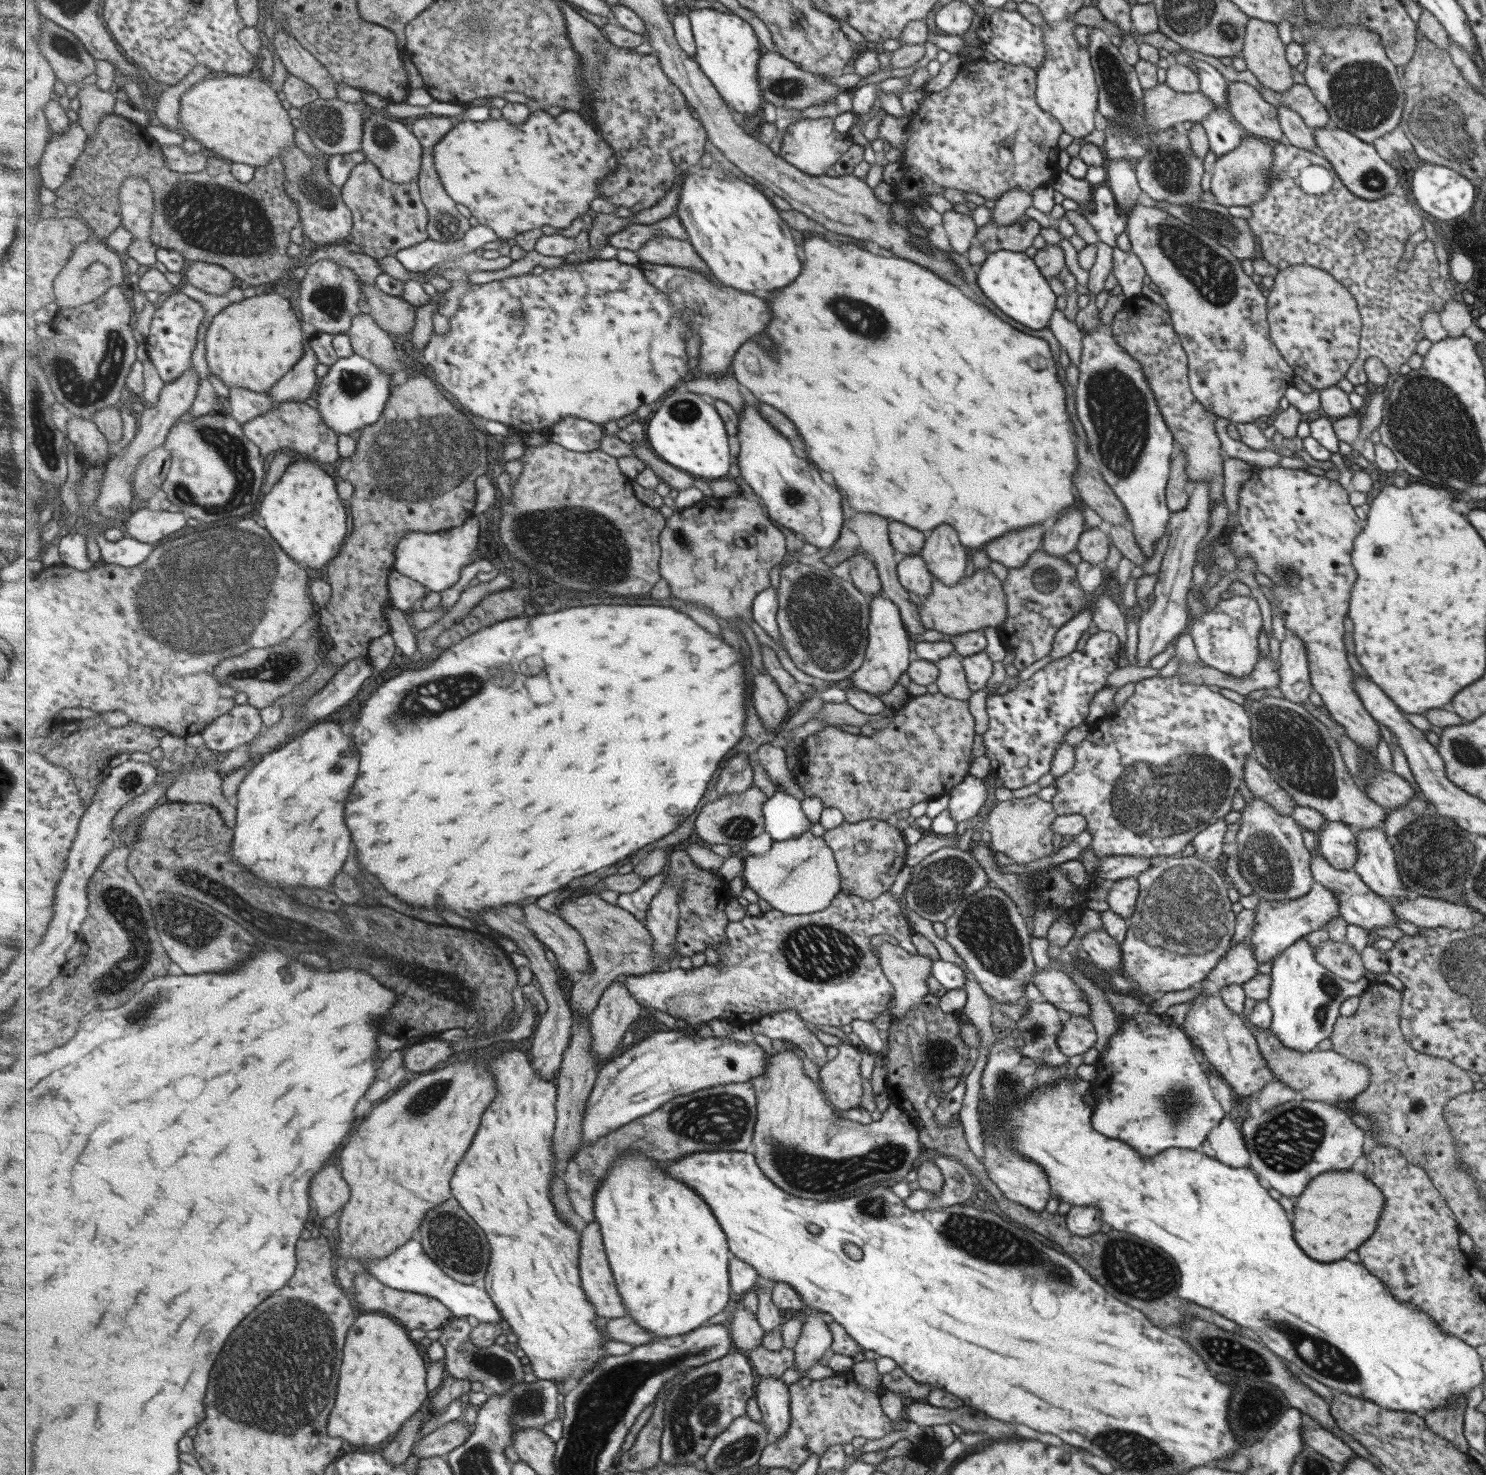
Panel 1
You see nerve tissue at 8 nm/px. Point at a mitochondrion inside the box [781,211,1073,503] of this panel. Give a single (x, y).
(866, 322)

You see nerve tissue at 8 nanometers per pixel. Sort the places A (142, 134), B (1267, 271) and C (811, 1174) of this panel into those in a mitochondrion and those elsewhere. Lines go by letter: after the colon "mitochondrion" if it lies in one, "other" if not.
A: other
B: other
C: mitochondrion

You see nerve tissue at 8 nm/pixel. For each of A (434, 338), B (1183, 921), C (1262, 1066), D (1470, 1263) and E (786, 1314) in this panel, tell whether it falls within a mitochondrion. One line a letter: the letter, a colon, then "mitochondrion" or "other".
A: other
B: mitochondrion
C: other
D: other
E: other

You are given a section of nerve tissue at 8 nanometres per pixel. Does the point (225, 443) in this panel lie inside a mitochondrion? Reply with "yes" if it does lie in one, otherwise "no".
yes

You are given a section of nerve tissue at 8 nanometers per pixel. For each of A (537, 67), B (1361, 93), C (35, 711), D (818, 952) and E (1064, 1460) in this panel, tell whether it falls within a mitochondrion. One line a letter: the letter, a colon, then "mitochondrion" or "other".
A: other
B: mitochondrion
C: other
D: mitochondrion
E: other

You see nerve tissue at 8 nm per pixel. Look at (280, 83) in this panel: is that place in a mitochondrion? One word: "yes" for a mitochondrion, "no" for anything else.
no

